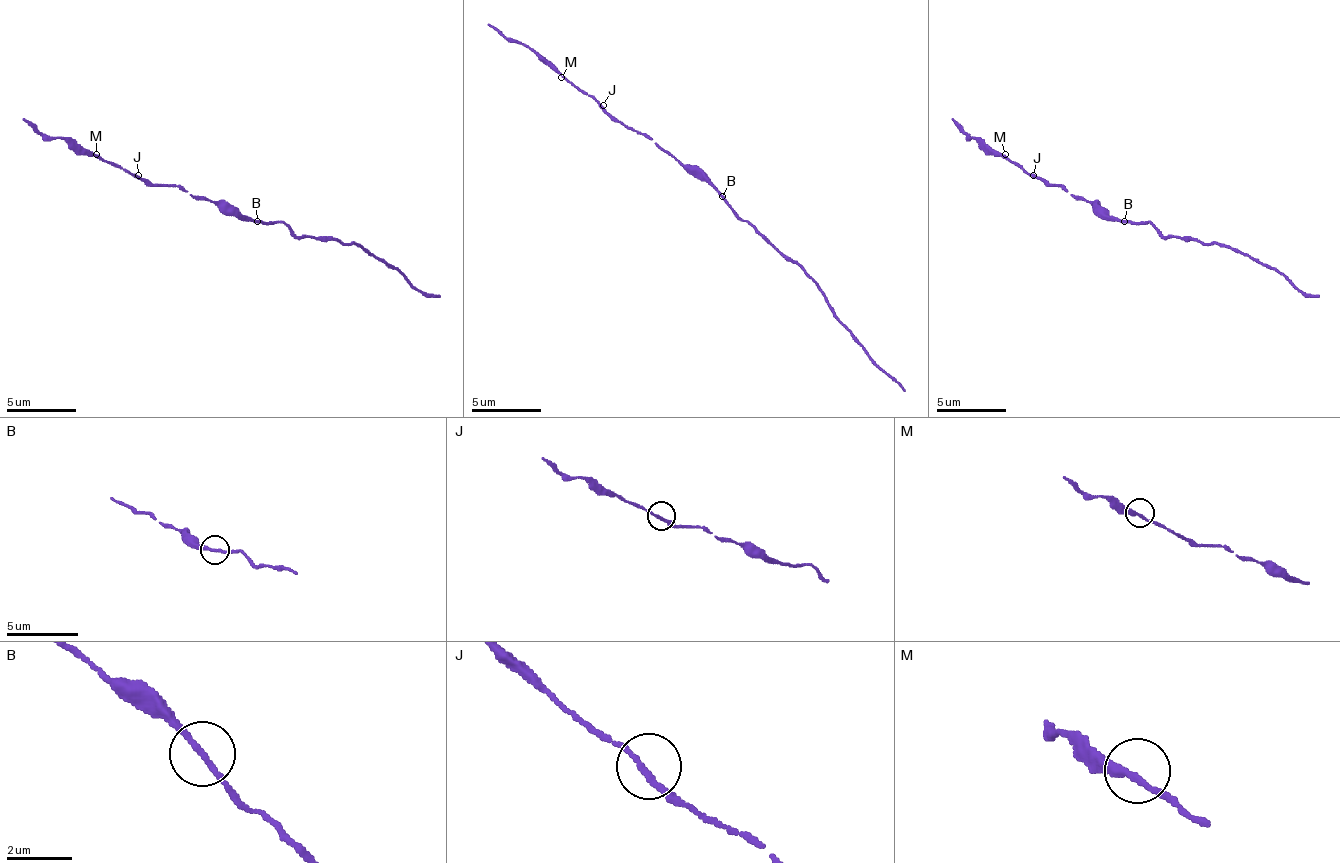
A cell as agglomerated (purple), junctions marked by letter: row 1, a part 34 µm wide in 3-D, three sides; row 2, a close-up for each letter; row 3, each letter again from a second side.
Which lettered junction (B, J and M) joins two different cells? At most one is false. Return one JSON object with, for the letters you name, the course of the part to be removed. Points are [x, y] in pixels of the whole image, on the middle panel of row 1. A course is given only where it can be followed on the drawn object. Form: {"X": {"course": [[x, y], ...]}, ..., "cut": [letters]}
{"B": {"course": [[721, 195], [822, 293], [832, 317], [905, 390]]}, "cut": ["B"]}

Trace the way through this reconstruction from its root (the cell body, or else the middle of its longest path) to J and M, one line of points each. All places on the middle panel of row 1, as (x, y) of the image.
J: (711, 185), (700, 178), (693, 178), (652, 140), (634, 129), (627, 129), (603, 105)
M: (711, 185), (700, 178), (693, 178), (652, 140), (617, 122), (589, 95), (582, 95), (561, 77)

